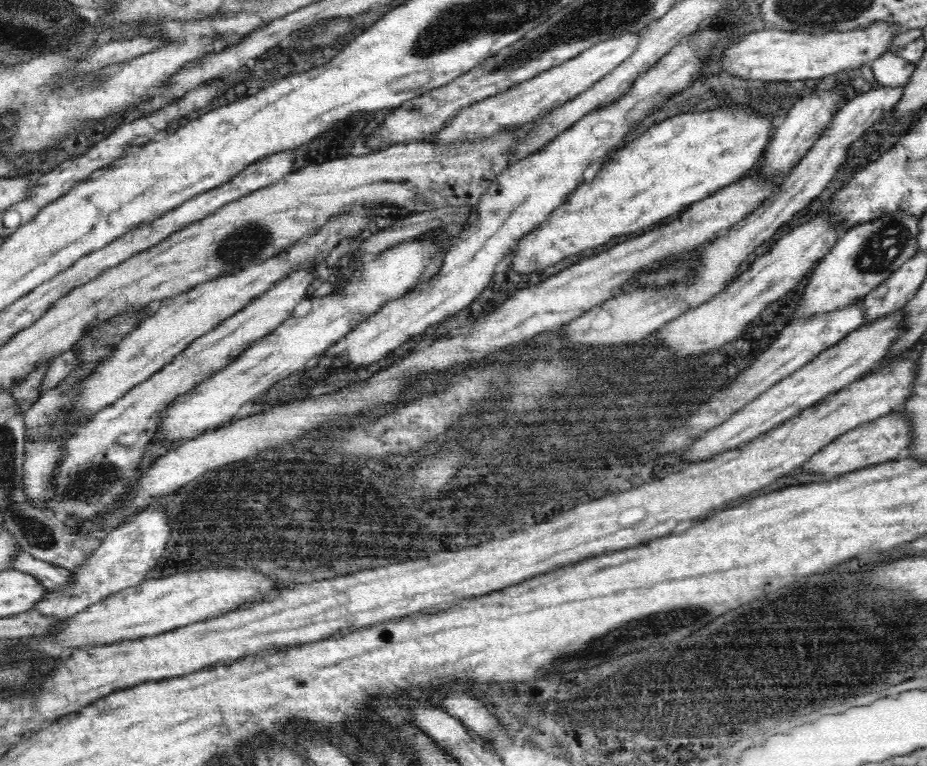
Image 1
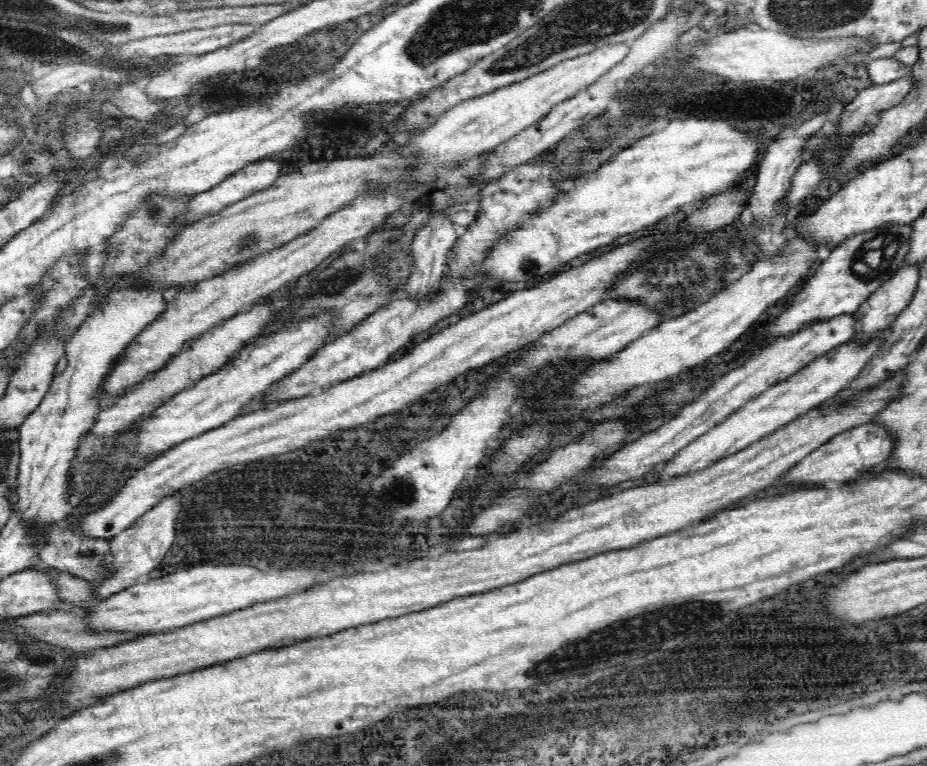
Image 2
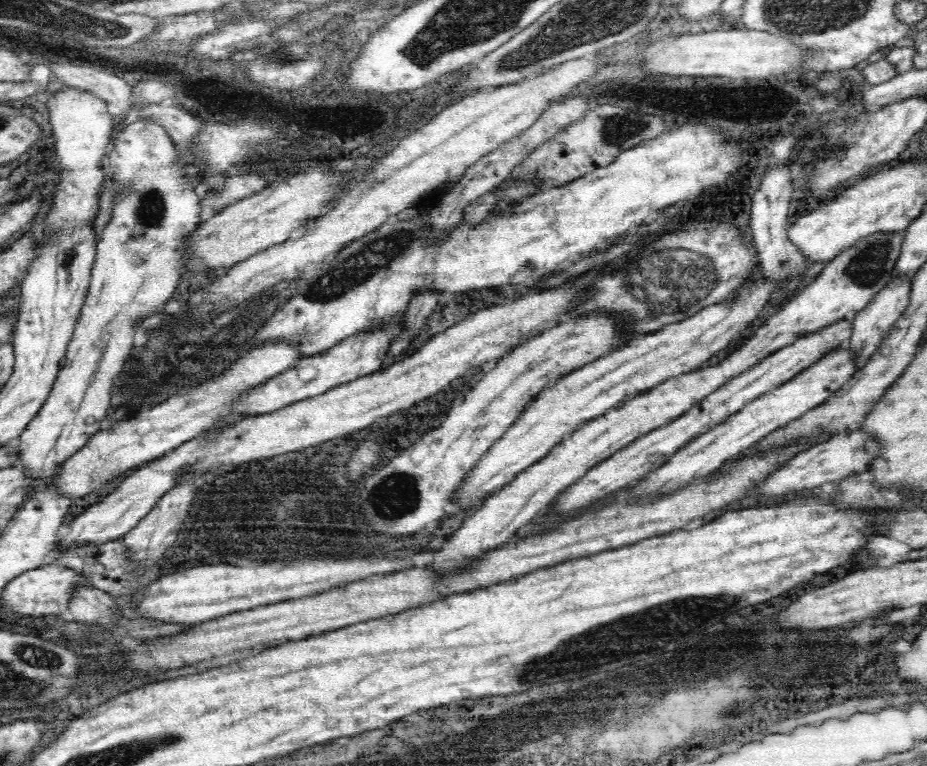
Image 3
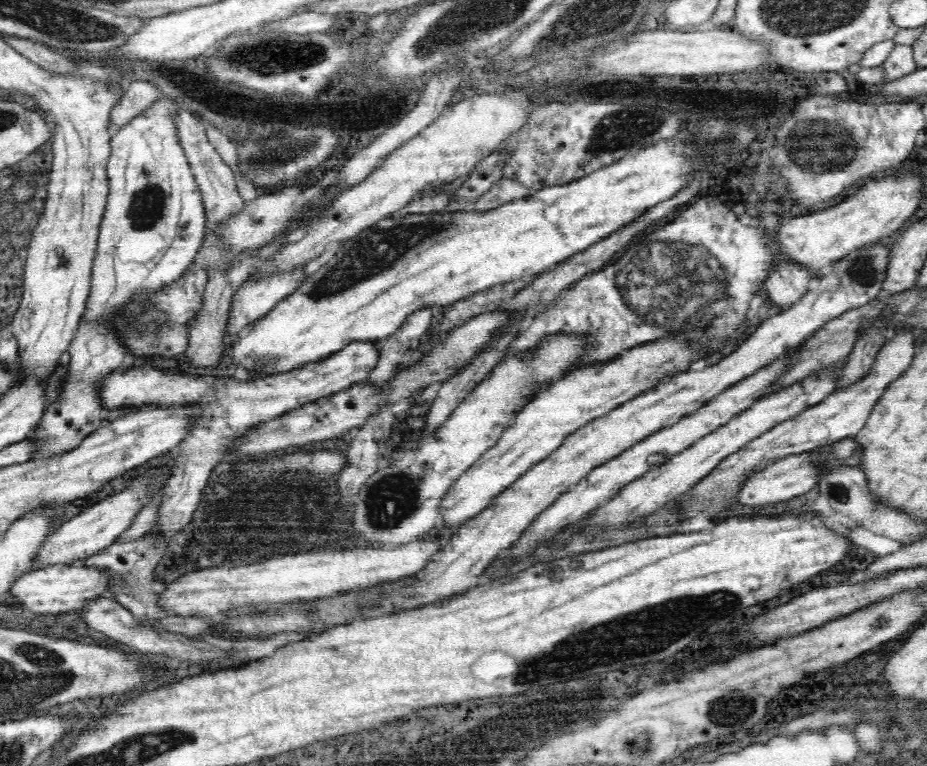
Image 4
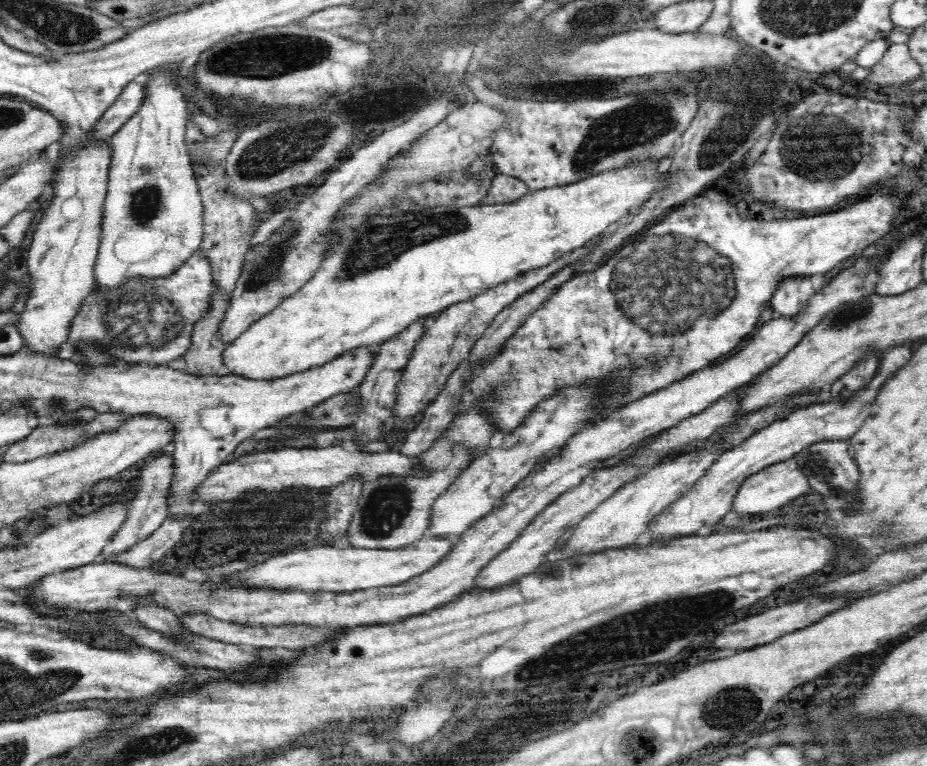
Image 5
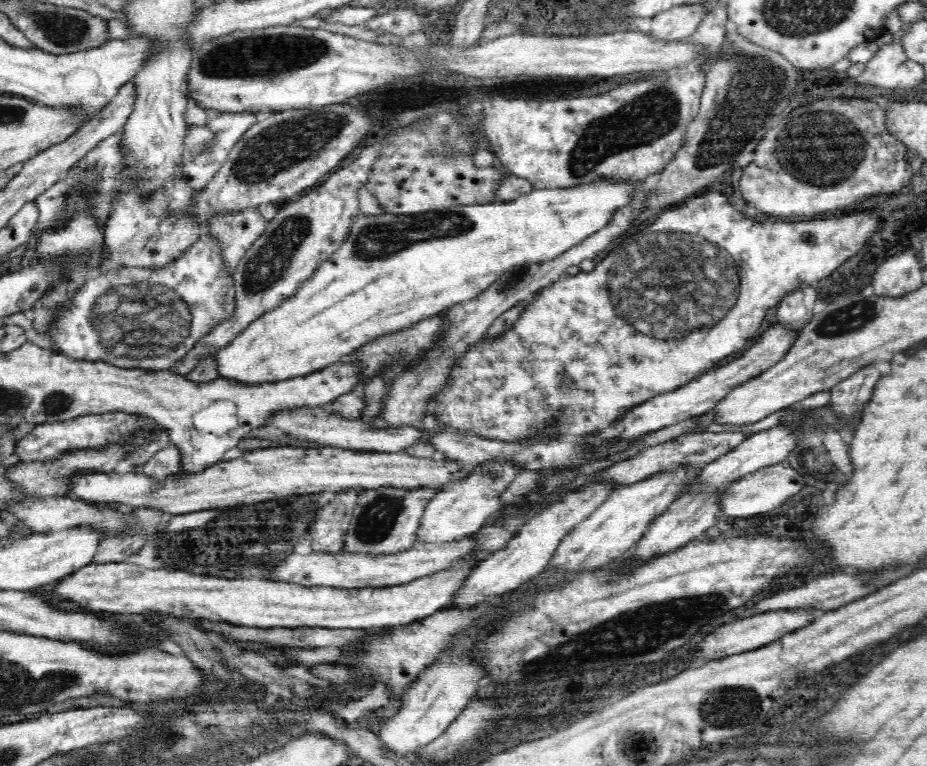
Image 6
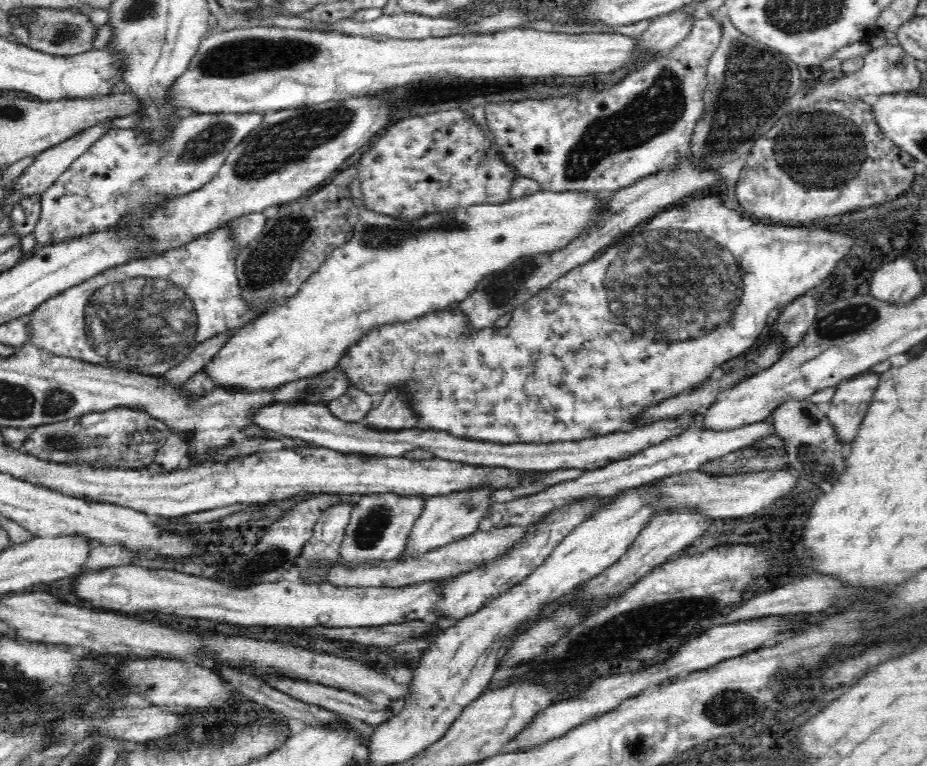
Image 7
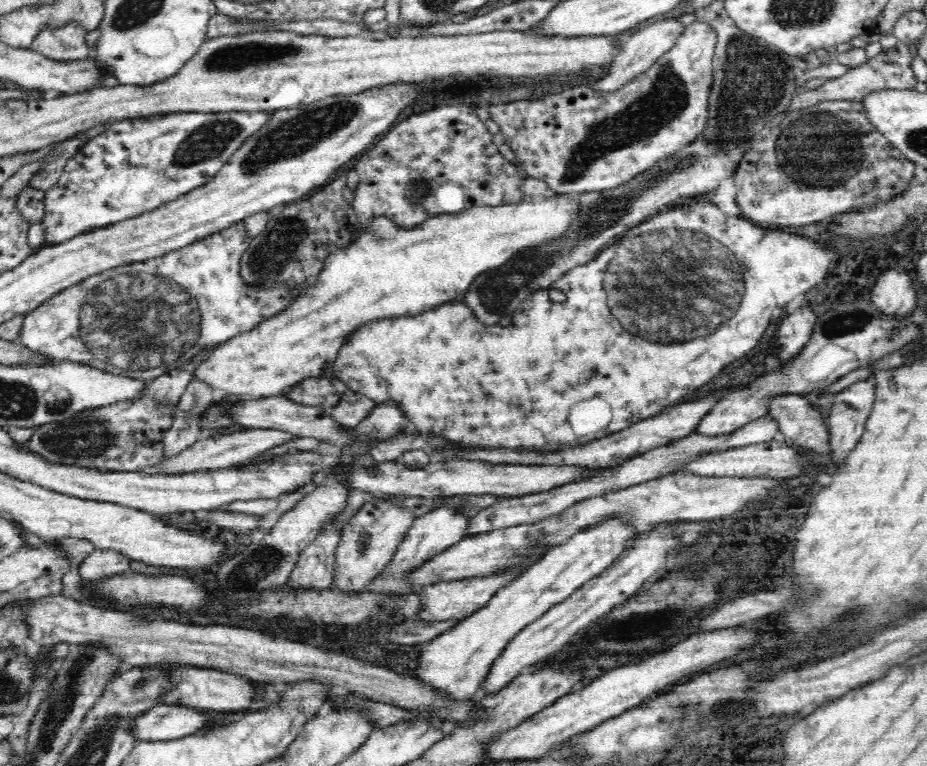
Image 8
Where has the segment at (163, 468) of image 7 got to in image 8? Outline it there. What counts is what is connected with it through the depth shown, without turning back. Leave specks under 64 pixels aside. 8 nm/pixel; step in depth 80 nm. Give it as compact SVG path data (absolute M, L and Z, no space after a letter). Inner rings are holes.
M195 378L188 384L179 401L173 426L165 434L163 456L160 462L180 456L184 450L199 442L199 421L207 407L217 398L214 389Z

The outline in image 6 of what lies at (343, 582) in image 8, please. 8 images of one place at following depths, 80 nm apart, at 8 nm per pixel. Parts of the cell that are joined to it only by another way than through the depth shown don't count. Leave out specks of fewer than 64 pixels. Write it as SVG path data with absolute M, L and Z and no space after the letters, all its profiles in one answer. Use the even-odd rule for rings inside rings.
M416 486L416 488L364 488L359 491L359 501L351 517L351 524L345 533L345 550L348 552L371 552L372 554L394 554L408 550L417 541L422 518L427 504L442 488L437 486Z

